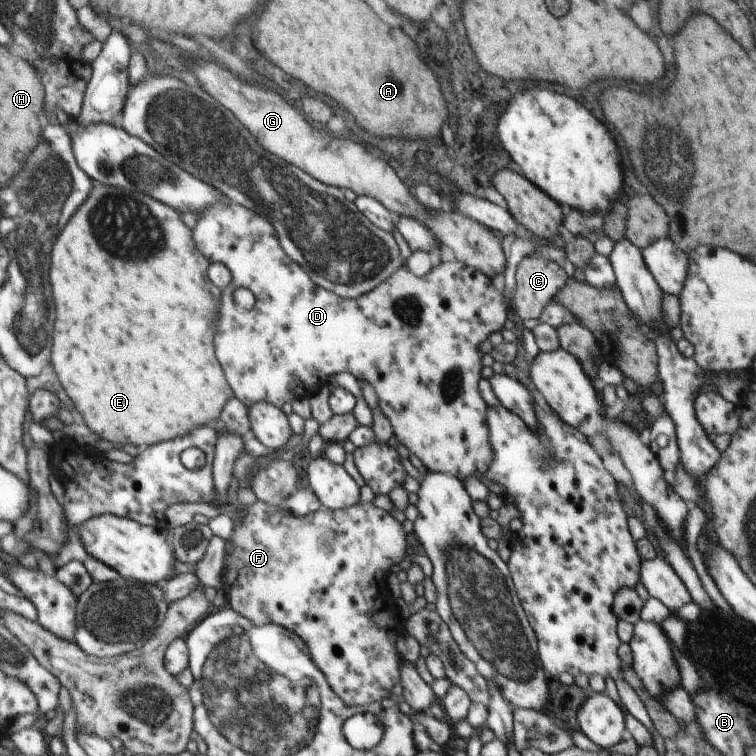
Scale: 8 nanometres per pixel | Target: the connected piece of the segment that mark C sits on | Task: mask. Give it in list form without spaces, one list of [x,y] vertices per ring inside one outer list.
[[[534,254],[520,262],[516,290],[511,306],[527,324],[537,323],[544,307],[552,301],[569,279],[558,263]]]

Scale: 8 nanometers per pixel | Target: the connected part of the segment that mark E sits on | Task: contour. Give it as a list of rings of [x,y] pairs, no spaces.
[[[95,181],[94,190],[90,192],[88,200],[78,208],[72,220],[65,224],[54,244],[50,284],[56,304],[56,324],[53,328],[50,369],[56,372],[62,383],[63,396],[70,397],[74,402],[76,410],[82,415],[88,428],[113,447],[132,444],[142,452],[149,446],[186,436],[198,427],[216,425],[224,404],[235,396],[216,358],[214,346],[221,307],[221,291],[208,277],[208,266],[211,264],[209,258],[198,250],[193,239],[193,230],[184,224],[180,216],[178,211],[146,193],[111,187]]]

